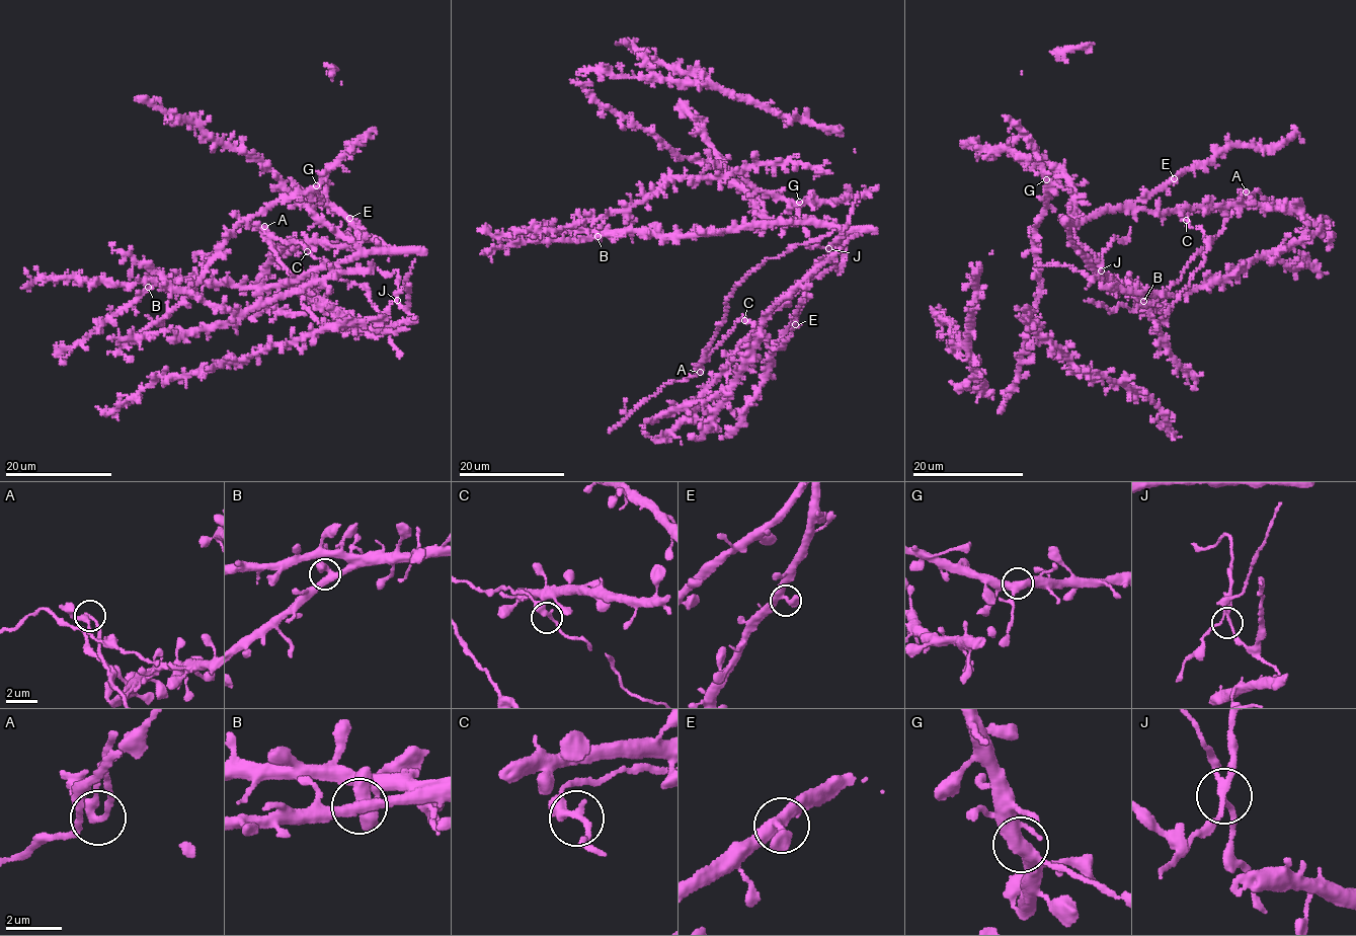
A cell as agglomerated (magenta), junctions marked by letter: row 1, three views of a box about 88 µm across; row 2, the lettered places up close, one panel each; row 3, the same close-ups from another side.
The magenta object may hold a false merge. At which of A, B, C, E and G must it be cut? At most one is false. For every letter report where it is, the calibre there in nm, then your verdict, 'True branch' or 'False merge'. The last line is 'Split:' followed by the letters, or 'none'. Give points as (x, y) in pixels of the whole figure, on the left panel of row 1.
A: Place: (264, 226). Thickness 240 nm. False merge
B: Place: (148, 287). Thickness 360 nm. True branch
C: Place: (307, 251). Thickness 260 nm. True branch
E: Place: (349, 218). Thickness 320 nm. True branch
G: Place: (316, 185). Thickness 400 nm. True branch
Split: A

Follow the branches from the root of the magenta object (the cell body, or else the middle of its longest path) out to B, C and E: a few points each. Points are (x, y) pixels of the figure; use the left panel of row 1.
B: (319, 217), (354, 244), (353, 255), (267, 287), (237, 288), (194, 280), (148, 287)
C: (319, 217), (367, 250), (390, 251), (376, 240), (360, 238), (341, 246), (318, 242), (307, 251)
E: (319, 217), (367, 250), (390, 251), (375, 240), (365, 239), (349, 218)

